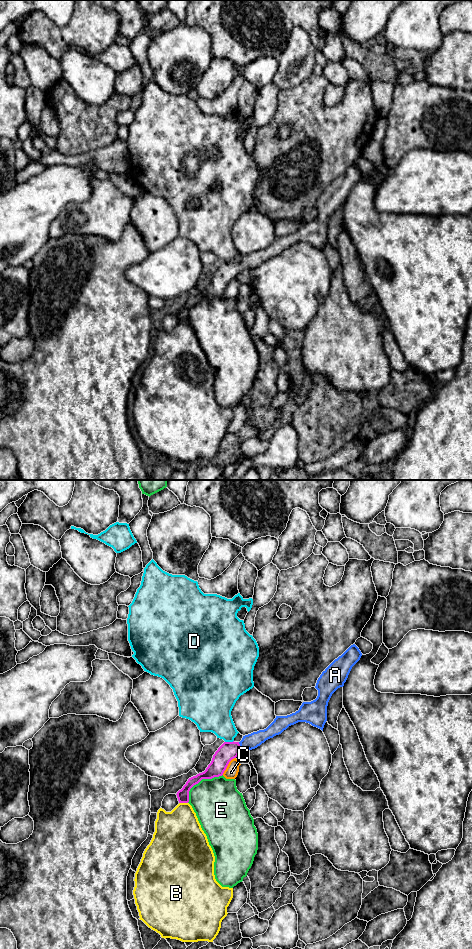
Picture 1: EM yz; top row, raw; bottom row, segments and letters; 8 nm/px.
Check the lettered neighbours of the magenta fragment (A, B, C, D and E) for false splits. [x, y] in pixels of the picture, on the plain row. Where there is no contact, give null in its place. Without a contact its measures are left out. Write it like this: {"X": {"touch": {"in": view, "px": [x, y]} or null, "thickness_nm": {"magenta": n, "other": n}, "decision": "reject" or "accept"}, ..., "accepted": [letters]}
{"A": {"touch": {"in": "yz", "px": [239, 266]}, "thickness_nm": {"magenta": 150, "other": 130}, "decision": "accept"}, "B": {"touch": {"in": "yz", "px": [183, 322]}, "thickness_nm": {"magenta": 100, "other": 360}, "decision": "reject"}, "C": {"touch": {"in": "yz", "px": [227, 285]}, "thickness_nm": {"magenta": 150, "other": 110}, "decision": "reject"}, "D": {"touch": {"in": "yz", "px": [229, 262]}, "thickness_nm": {"magenta": 150, "other": 280}, "decision": "reject"}, "E": {"touch": {"in": "yz", "px": [199, 301]}, "thickness_nm": {"magenta": 140, "other": 380}, "decision": "reject"}, "accepted": ["A"]}

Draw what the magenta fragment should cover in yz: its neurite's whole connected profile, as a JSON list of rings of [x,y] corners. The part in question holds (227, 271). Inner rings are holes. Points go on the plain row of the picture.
[[[353,164],[341,176],[335,179],[320,195],[315,208],[318,216],[311,222],[303,222],[299,230],[287,236],[276,236],[274,241],[264,250],[243,256],[240,262],[224,262],[213,275],[206,290],[188,299],[177,312],[179,323],[189,322],[190,309],[202,299],[222,296],[229,282],[244,269],[255,269],[266,260],[281,254],[289,246],[298,242],[306,242],[323,251],[327,241],[327,226],[332,214],[344,206],[352,187],[362,176],[359,168]]]

